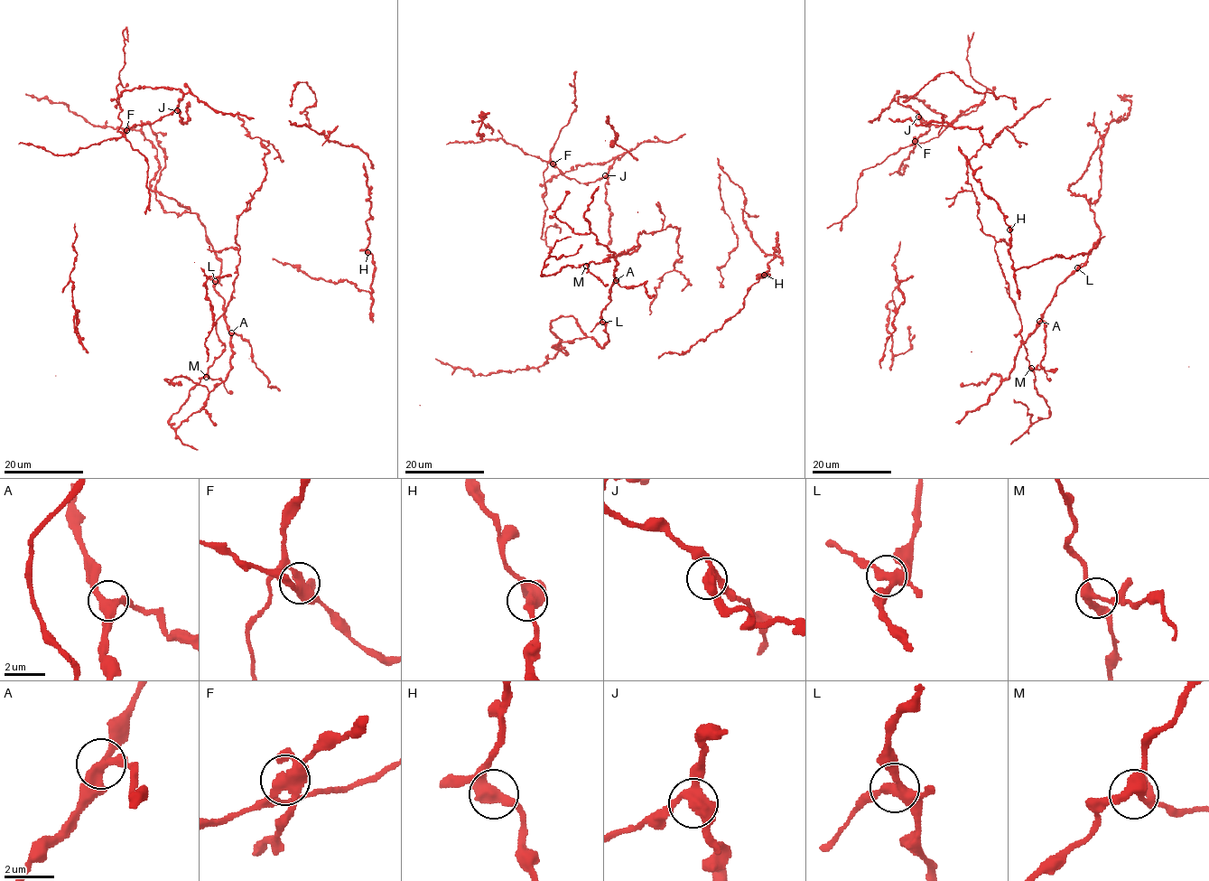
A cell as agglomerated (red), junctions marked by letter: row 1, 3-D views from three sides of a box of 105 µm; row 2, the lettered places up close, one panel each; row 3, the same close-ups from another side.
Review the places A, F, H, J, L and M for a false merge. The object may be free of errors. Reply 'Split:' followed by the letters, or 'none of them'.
Split: F

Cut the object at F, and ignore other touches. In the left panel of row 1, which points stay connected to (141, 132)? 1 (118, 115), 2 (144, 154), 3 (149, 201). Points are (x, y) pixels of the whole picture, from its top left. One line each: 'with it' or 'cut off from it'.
1: cut off from it
2: cut off from it
3: cut off from it

